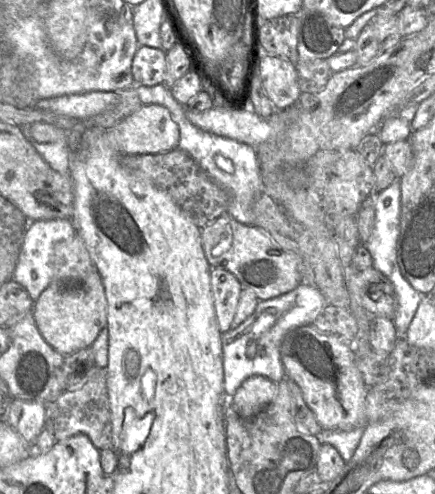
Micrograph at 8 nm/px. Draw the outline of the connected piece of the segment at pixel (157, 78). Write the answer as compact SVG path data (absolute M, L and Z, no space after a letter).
M139 46L131 68L135 85L155 86L164 83L166 54L163 49Z

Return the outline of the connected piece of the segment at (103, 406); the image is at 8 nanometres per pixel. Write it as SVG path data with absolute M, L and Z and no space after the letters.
M97 366L94 374L82 386L64 391L53 402L46 404L44 428L54 436L56 442L84 434L97 449L113 449L106 367Z

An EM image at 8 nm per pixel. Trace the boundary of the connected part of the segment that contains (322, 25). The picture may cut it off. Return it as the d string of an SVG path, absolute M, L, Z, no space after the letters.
M301 9L297 52L299 59L328 59L336 54L345 39L345 30L330 23L321 13Z

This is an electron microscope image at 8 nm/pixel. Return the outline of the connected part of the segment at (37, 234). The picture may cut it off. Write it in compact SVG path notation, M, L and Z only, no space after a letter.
M70 219L37 220L30 222L22 244L20 255L13 273L13 280L22 285L36 302L41 293L54 281L51 257L58 242L71 239L76 234Z

